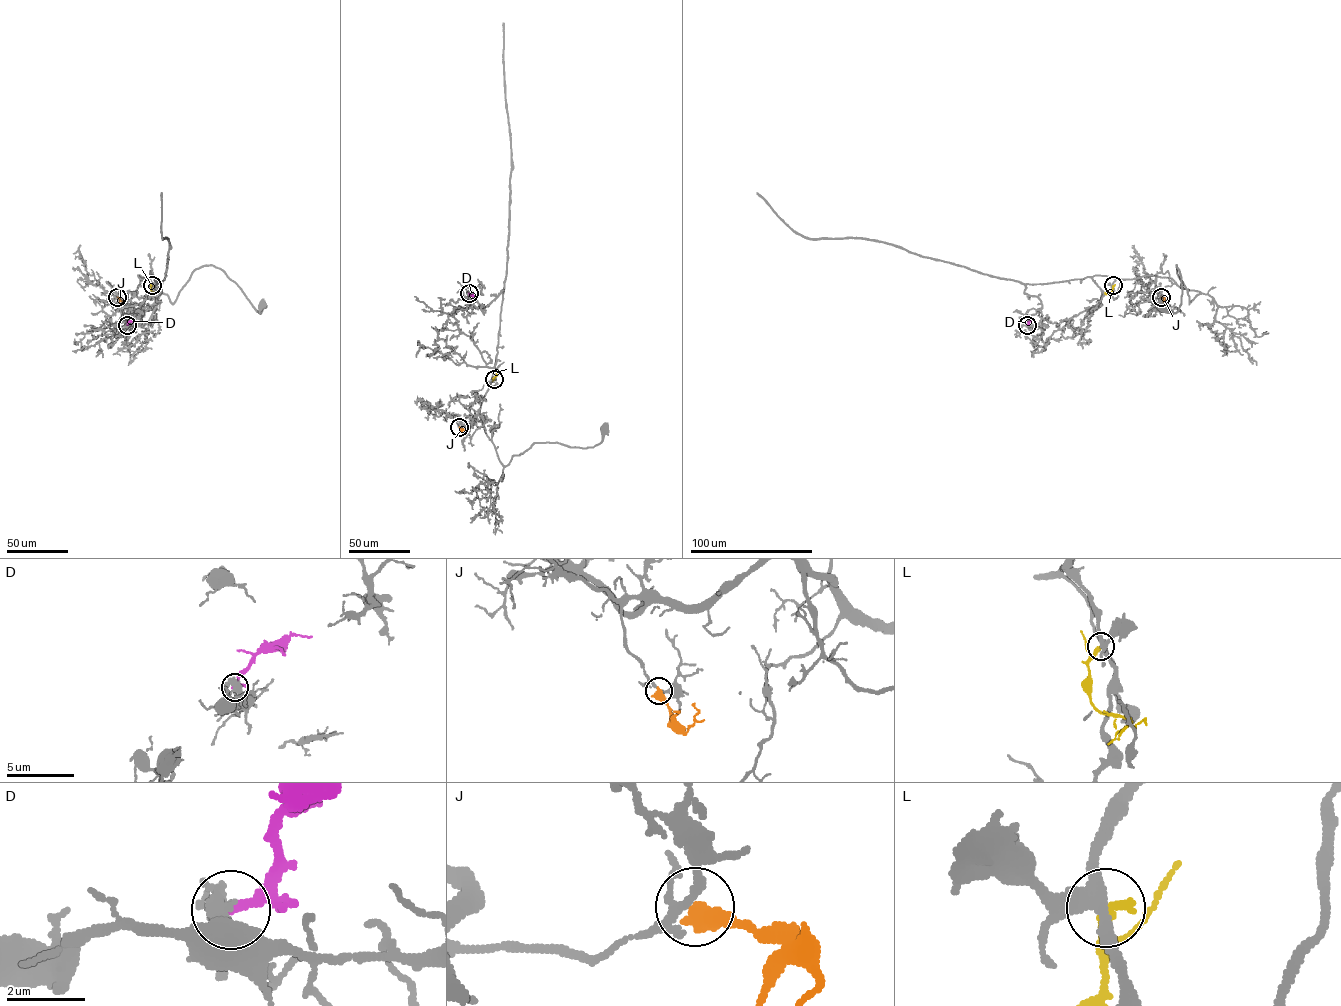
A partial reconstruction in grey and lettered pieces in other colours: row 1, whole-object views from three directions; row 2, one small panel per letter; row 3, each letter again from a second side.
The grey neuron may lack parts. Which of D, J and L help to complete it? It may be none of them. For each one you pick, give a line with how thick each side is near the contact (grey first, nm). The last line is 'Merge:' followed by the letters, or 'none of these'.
Merge: none of these

